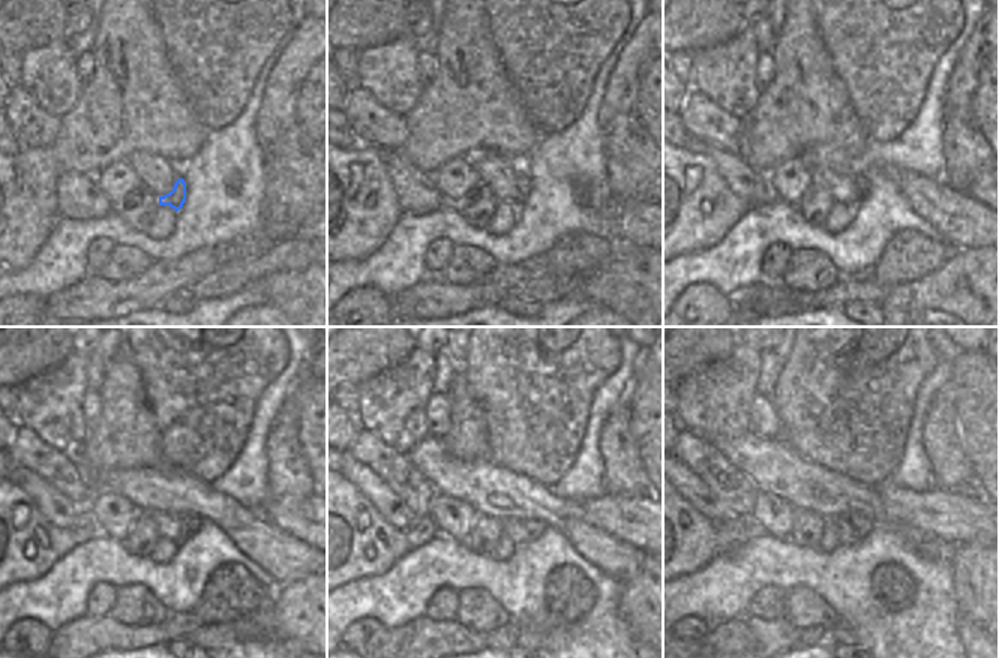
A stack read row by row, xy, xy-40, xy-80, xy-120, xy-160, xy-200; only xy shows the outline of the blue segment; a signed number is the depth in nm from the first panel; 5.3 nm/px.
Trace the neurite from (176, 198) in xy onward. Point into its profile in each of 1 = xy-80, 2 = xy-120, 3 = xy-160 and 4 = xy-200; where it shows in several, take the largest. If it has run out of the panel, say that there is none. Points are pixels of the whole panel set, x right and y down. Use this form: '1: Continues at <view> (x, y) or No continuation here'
1: Continues at xy-80 (861, 180)
2: Continues at xy-120 (194, 523)
3: Continues at xy-160 (533, 528)
4: Continues at xy-200 (861, 523)

